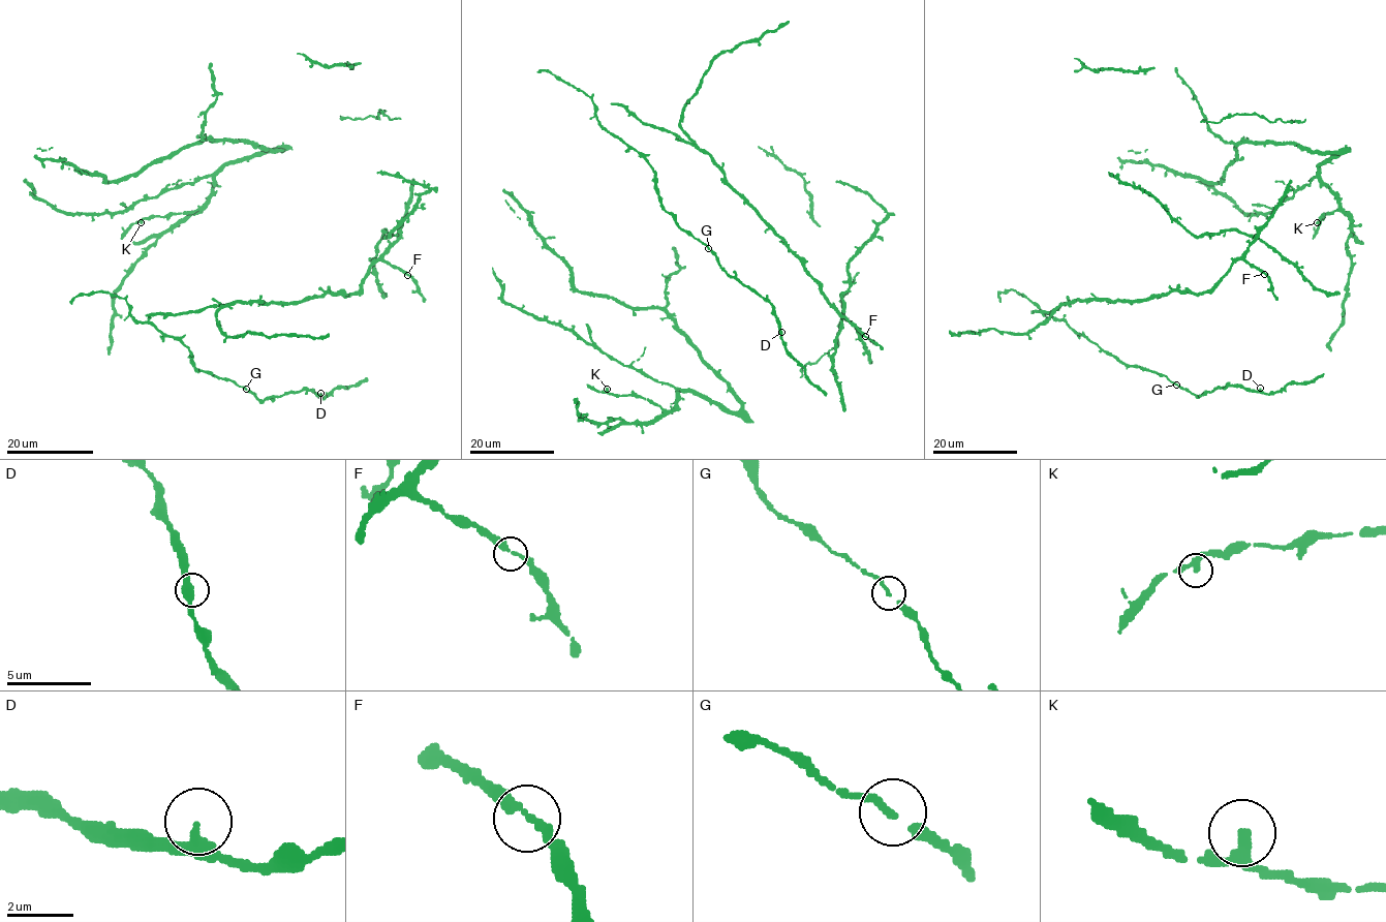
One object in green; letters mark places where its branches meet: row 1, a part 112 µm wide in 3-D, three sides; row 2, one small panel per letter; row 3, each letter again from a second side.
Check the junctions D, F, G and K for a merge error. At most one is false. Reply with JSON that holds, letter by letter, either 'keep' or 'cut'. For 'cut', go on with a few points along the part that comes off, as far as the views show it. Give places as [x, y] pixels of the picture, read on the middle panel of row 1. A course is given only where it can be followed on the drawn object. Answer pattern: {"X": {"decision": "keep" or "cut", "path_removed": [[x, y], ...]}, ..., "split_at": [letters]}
{"D": {"decision": "keep"}, "F": {"decision": "keep"}, "G": {"decision": "keep"}, "K": {"decision": "keep"}, "split_at": []}

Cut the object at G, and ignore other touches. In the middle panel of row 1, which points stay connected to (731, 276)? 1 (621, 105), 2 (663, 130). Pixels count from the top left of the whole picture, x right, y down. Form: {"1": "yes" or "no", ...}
{"1": "yes", "2": "yes"}

